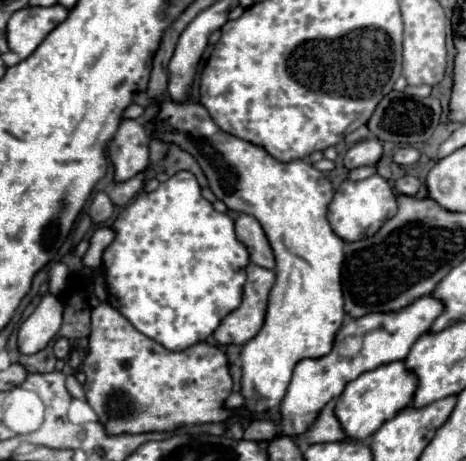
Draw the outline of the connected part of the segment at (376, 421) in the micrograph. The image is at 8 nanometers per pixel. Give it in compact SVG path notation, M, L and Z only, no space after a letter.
M404 361L388 363L374 371L366 371L364 375L360 375L352 383L348 383L348 387L336 399L334 415L348 439L364 441L374 431L378 431L382 427L382 423L390 421L396 413L406 409L412 403L414 391L416 391L416 375L412 375L404 367Z

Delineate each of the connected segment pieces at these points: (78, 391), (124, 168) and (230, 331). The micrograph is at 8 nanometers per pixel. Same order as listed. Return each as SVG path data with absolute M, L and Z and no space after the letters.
M68 375L68 377L66 377L66 389L68 389L68 393L70 393L74 399L86 401L84 389L82 389L82 385L76 381L76 377L74 377L74 375Z
M126 119L120 123L114 139L108 145L108 157L114 165L114 183L132 179L148 167L148 135L138 121Z
M254 263L248 265L248 281L244 287L242 305L224 317L220 327L214 331L214 339L218 345L244 345L250 341L260 327L264 325L268 293L274 285L274 271L258 267Z

